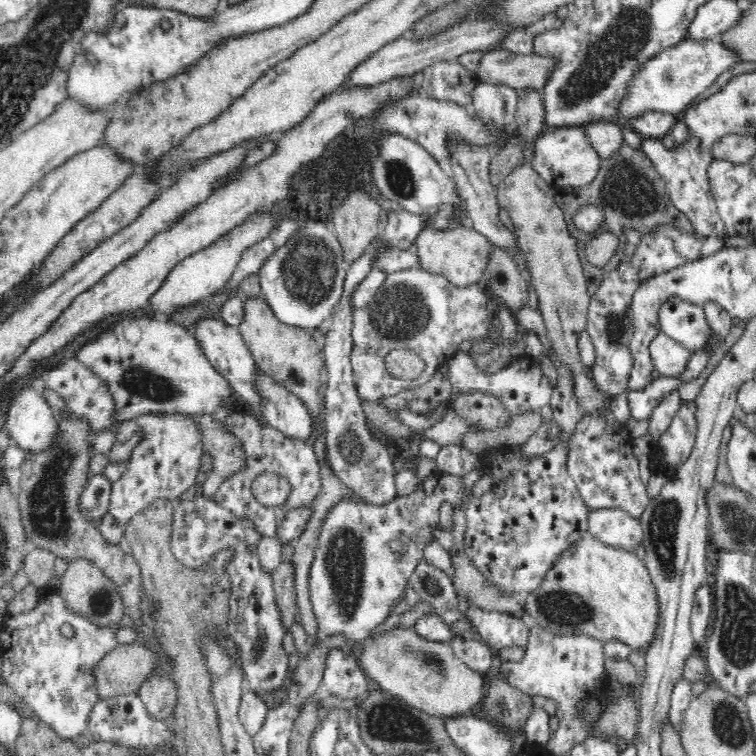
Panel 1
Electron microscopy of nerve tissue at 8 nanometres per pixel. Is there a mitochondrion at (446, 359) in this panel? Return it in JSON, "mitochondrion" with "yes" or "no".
{"mitochondrion":"no"}

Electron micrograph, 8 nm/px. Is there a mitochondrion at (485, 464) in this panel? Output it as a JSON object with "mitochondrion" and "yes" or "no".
{"mitochondrion":"no"}

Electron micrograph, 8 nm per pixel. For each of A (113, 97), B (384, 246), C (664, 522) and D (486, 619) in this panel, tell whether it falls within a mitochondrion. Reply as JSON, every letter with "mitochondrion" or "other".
{"A":"other","B":"other","C":"mitochondrion","D":"other"}

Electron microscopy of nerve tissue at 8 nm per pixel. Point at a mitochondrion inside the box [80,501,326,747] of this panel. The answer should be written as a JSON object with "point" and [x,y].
{"point":[101,598]}

